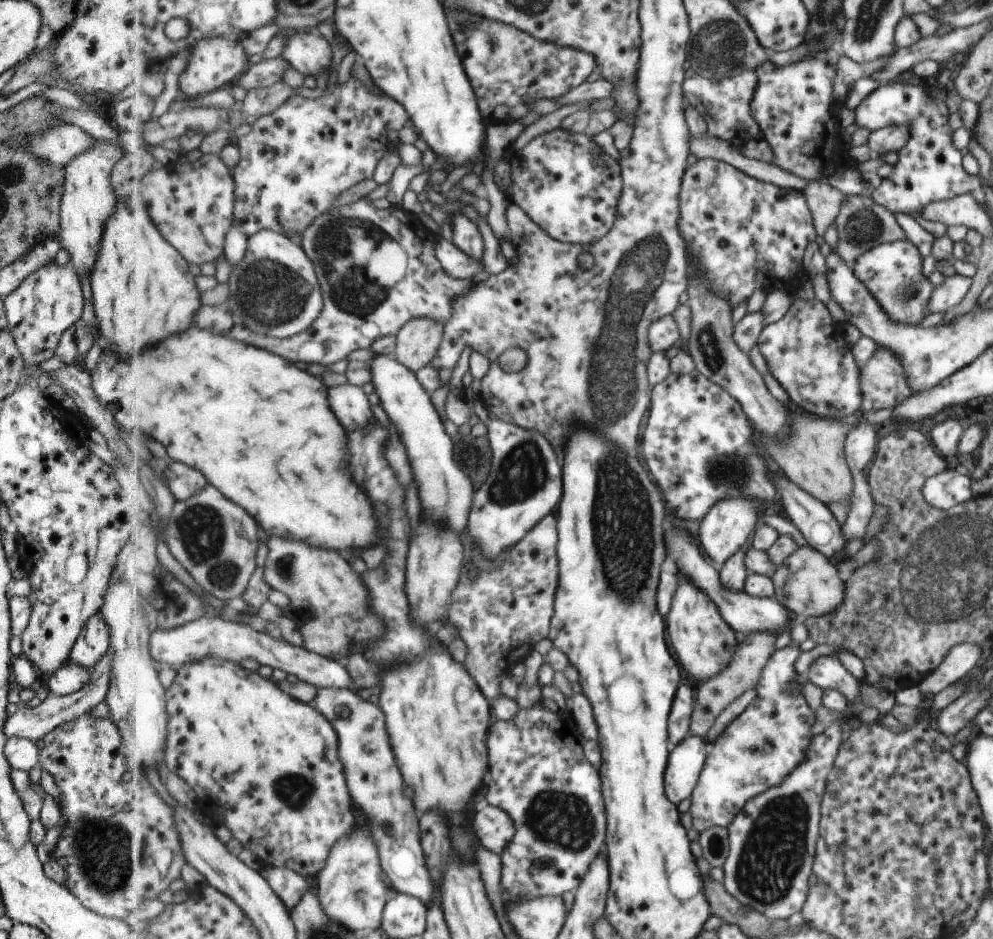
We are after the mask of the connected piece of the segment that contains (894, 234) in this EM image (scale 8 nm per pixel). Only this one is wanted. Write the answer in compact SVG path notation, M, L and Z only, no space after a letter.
M845 195L834 220L838 234L834 250L847 265L864 252L881 243L890 243L905 238L903 230L897 225L893 213L873 202L870 196Z

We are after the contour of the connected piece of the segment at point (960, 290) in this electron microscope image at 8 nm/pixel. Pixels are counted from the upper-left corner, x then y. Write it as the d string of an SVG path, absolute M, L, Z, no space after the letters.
M956 273L946 276L941 284L935 285L931 298L928 298L929 313L945 313L954 307L970 287L970 279Z

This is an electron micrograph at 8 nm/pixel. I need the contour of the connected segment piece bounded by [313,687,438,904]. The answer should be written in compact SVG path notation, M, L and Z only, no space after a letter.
M337 687L318 688L318 693L313 704L320 713L323 713L326 718L334 724L335 730L338 732L340 742L340 756L342 757L343 764L346 768L347 782L348 787L350 788L351 796L353 797L353 800L355 800L355 804L357 804L357 806L361 806L361 808L363 808L363 812L365 812L365 814L369 816L369 820L371 820L370 830L374 833L374 841L375 844L378 845L378 853L381 857L385 876L389 880L392 889L394 890L394 892L407 893L419 897L425 904L430 904L430 902L434 899L434 894L438 891L438 889L435 888L432 874L430 873L430 870L428 869L426 863L426 856L422 847L421 832L419 826L420 818L417 818L418 811L416 810L415 803L406 795L407 786L405 786L405 780L401 778L401 771L399 770L396 756L392 749L390 734L386 725L386 714L383 712L383 709L379 704L376 706L375 704L372 704L367 700L363 700L363 698L361 698L359 694L356 694L355 690L353 689L340 689Z

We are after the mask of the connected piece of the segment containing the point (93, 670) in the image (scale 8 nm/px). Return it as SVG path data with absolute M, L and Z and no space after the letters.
M108 648L107 652L94 664L89 670L89 680L75 693L66 695L52 695L47 693L39 705L33 708L24 707L17 709L11 716L8 716L3 723L3 734L6 740L11 737L29 740L34 743L51 732L54 728L66 722L75 720L78 716L91 712L94 706L97 706L104 700L108 689L108 680L110 675L110 666L112 663L112 650Z

